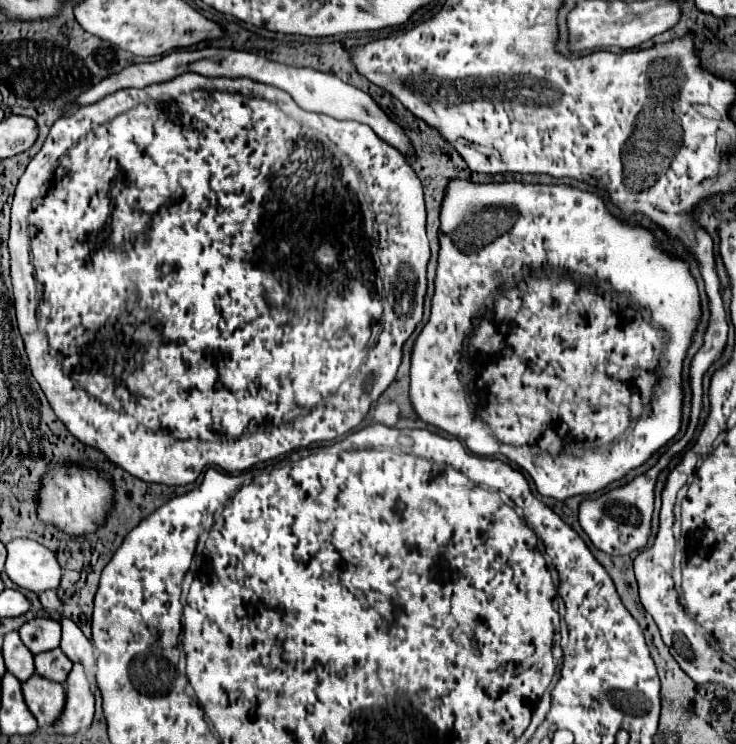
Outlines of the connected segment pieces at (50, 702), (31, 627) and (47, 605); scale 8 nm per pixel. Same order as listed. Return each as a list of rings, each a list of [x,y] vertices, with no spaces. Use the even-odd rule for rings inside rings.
[[[33,675],[23,683],[23,695],[29,711],[41,727],[53,725],[65,709],[65,687],[41,675]]]
[[[39,617],[39,619],[27,621],[19,629],[19,635],[21,635],[21,641],[29,647],[29,651],[37,655],[37,653],[45,653],[45,651],[59,647],[61,625],[55,619]]]
[[[43,591],[43,593],[39,595],[39,599],[41,599],[45,611],[57,611],[57,613],[61,611],[61,599],[57,597],[55,591]]]

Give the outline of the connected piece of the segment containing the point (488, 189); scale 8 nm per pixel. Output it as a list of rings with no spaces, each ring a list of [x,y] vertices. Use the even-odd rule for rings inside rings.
[[[451,179],[447,183],[447,189],[445,189],[445,197],[443,197],[443,203],[441,203],[441,217],[439,217],[441,225],[439,225],[439,259],[437,259],[437,273],[435,273],[435,293],[431,297],[431,317],[429,321],[423,325],[419,337],[415,339],[413,347],[411,347],[411,369],[409,369],[409,401],[411,401],[411,407],[417,415],[417,419],[421,419],[423,423],[427,425],[433,425],[457,439],[461,439],[471,453],[483,457],[493,457],[495,455],[505,455],[509,461],[517,463],[521,469],[525,469],[533,483],[535,483],[535,489],[543,495],[543,497],[553,497],[557,501],[565,501],[567,497],[575,497],[575,495],[593,495],[601,489],[605,489],[611,481],[619,481],[623,479],[631,469],[637,469],[641,467],[655,451],[659,451],[663,445],[667,445],[667,441],[671,441],[679,429],[681,429],[681,407],[683,407],[683,389],[681,389],[681,369],[683,369],[683,359],[685,359],[685,353],[687,349],[691,347],[693,343],[693,335],[699,327],[699,321],[701,321],[701,297],[699,297],[699,289],[697,289],[697,281],[695,277],[691,275],[691,269],[689,269],[689,263],[677,255],[667,255],[665,249],[661,247],[661,243],[655,239],[653,231],[649,227],[643,227],[631,219],[621,219],[617,215],[613,215],[607,205],[605,205],[605,199],[599,197],[597,193],[591,193],[591,191],[581,191],[577,187],[571,187],[571,185],[533,185],[533,183],[517,183],[517,181],[509,181],[509,183],[473,183],[473,181],[461,181],[461,179]],[[589,267],[599,267],[599,275],[593,273],[589,277]],[[663,351],[671,351],[671,383],[669,381],[663,381],[663,375],[661,375],[661,357],[663,357]],[[463,361],[465,361],[465,367],[469,371],[469,375],[473,377],[473,385],[475,385],[475,393],[477,393],[477,403],[473,403],[473,409],[471,409],[471,397],[465,393],[461,381],[459,381],[459,369],[463,367]],[[609,447],[621,447],[621,463],[625,463],[625,471],[605,471],[605,467],[601,467],[601,463],[609,463]]]

